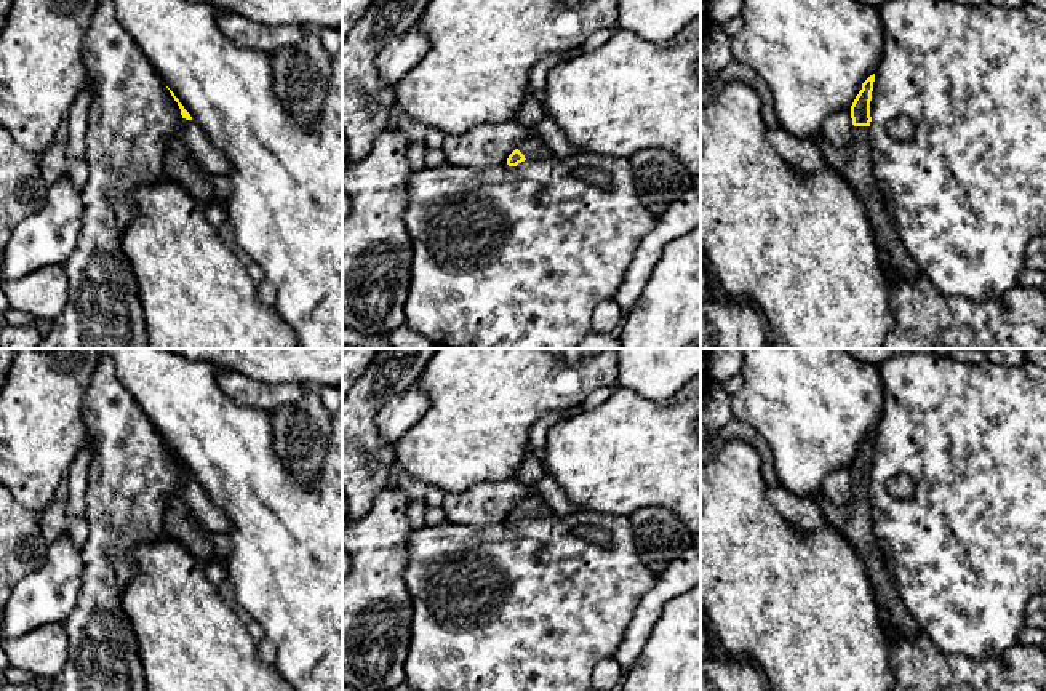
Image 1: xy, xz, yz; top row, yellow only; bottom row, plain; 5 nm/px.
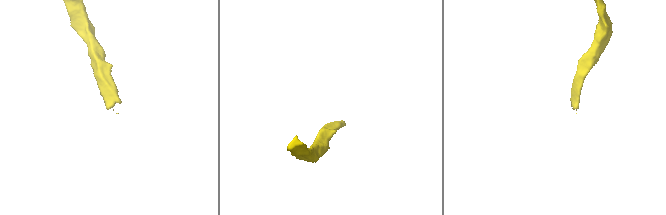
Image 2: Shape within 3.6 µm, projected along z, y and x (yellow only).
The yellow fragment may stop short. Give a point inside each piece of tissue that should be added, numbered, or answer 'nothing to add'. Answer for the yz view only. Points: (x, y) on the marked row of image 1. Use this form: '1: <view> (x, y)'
1: yz (853, 162)

